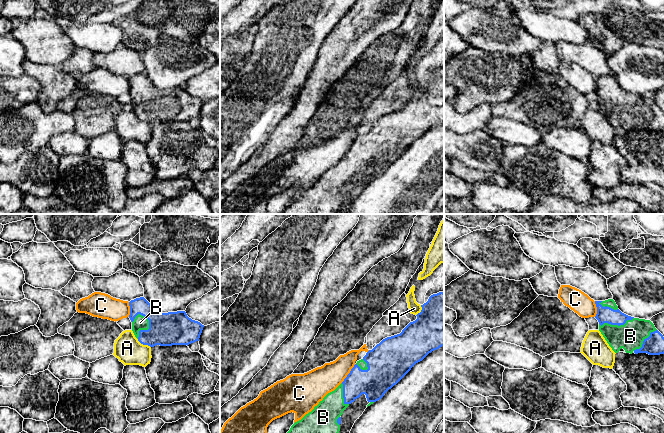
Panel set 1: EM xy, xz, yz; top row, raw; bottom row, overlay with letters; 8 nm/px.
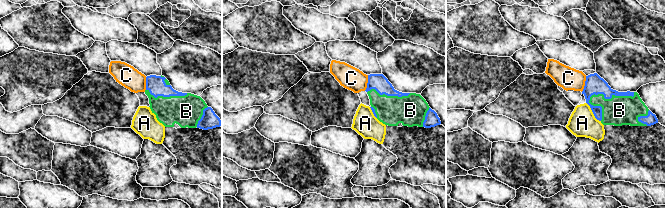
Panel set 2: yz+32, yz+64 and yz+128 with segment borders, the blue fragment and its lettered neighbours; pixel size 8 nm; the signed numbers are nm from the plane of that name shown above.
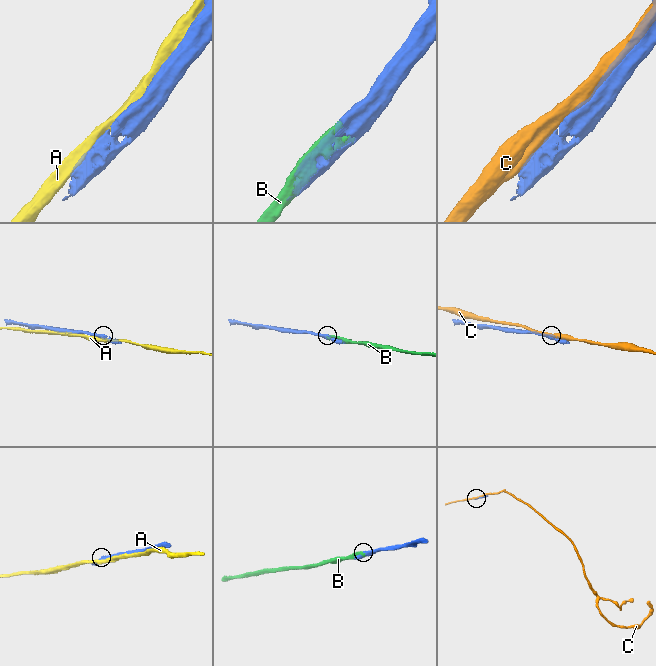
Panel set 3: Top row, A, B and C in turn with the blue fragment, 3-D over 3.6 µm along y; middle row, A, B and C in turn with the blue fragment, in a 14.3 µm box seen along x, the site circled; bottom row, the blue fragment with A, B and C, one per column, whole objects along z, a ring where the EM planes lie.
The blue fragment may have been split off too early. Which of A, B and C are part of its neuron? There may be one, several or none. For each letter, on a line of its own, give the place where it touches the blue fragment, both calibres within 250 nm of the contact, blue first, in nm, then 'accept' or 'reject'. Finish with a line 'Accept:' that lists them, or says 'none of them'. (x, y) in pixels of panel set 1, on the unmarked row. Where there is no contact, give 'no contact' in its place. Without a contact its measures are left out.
A: xy (144, 120) | 280/220 nm | reject
B: xy (149, 104) | 280/120 nm | accept
C: xz (349, 149) | 240/220 nm | reject
Accept: B

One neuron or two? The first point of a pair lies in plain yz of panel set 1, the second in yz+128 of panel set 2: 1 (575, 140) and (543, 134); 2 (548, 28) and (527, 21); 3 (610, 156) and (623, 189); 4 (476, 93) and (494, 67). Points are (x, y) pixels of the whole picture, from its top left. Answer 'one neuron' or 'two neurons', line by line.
1: one neuron
2: one neuron
3: two neurons
4: one neuron

